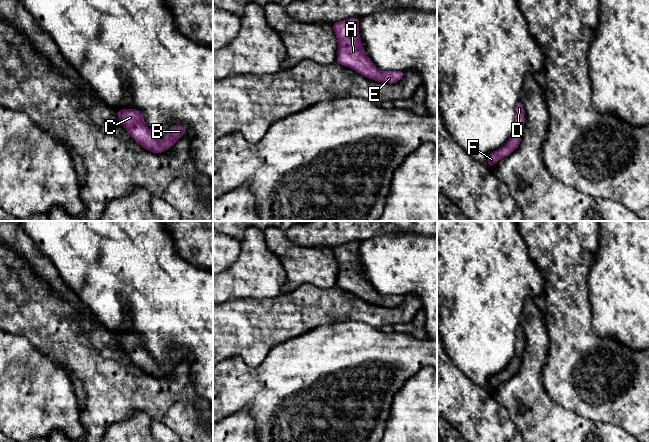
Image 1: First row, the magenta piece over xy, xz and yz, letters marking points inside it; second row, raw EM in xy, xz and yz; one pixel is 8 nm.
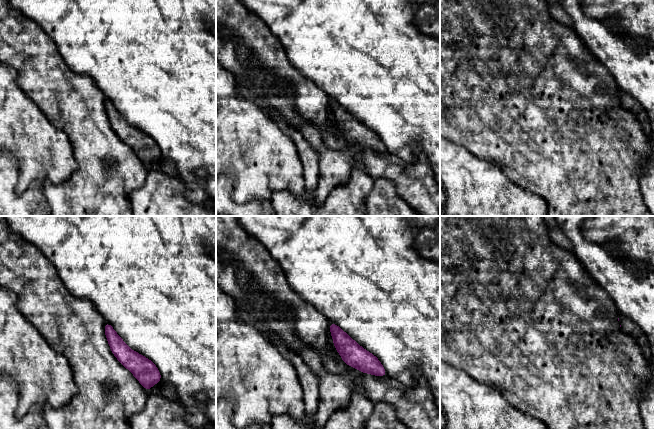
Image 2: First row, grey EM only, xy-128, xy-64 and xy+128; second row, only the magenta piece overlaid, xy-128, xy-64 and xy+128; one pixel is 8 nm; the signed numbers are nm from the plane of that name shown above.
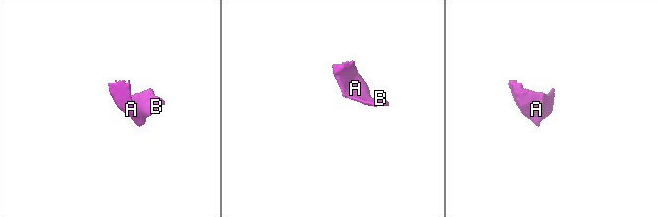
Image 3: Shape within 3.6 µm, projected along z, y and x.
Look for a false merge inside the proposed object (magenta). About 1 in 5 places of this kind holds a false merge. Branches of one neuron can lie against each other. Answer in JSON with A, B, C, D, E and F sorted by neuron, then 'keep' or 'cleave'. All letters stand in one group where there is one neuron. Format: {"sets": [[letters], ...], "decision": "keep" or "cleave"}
{"sets": [["A", "B", "C", "D", "E", "F"]], "decision": "keep"}

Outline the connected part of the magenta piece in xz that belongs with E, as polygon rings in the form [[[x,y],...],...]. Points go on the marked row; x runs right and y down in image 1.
[[[349,18],[332,24],[338,39],[336,63],[352,68],[363,76],[378,82],[394,84],[404,77],[402,71],[380,71],[368,58],[359,37],[360,19]]]

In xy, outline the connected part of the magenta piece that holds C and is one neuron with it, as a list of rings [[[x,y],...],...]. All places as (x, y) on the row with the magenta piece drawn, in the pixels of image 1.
[[[120,109],[117,115],[118,121],[128,131],[133,140],[144,149],[153,153],[165,152],[186,134],[186,130],[182,125],[171,125],[166,137],[160,139],[145,125],[141,111],[135,109]]]

